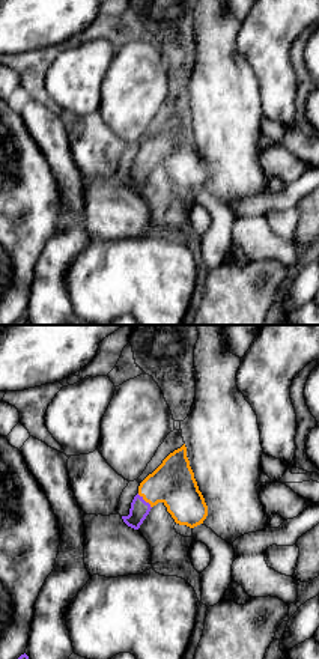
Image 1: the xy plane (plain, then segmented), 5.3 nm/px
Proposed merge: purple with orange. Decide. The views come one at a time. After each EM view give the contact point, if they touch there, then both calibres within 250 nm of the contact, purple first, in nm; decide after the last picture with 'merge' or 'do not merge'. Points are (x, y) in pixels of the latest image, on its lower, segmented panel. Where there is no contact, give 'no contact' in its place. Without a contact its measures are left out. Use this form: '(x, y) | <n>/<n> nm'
(143, 500) | 100/240 nm

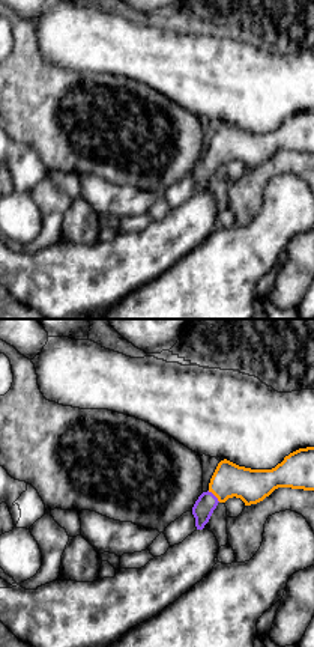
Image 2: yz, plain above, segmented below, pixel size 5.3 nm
(214, 495) | 110/180 nm

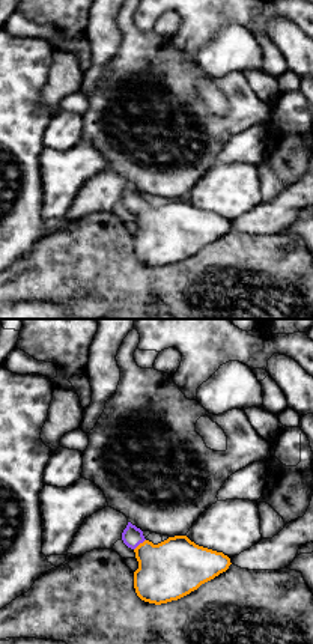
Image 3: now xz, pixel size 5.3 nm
(139, 543) | 110/320 nm

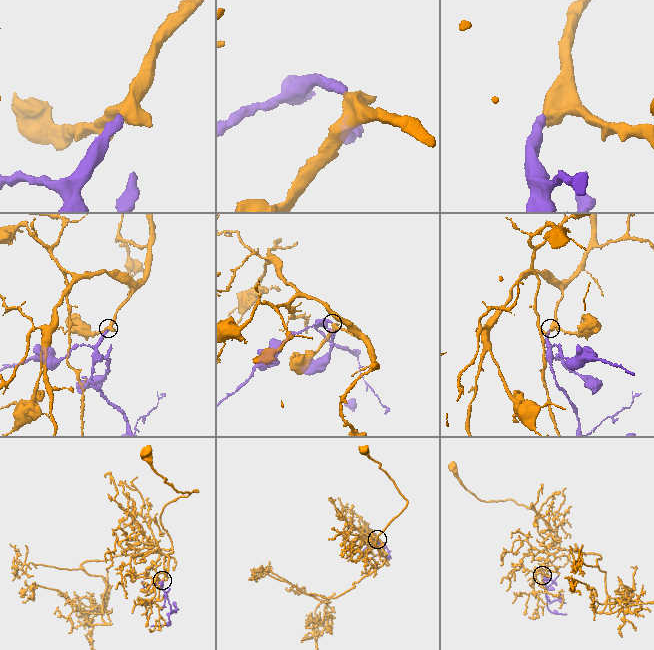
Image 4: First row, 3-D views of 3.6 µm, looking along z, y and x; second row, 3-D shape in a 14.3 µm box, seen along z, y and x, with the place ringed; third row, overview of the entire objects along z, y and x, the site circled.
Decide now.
merge

